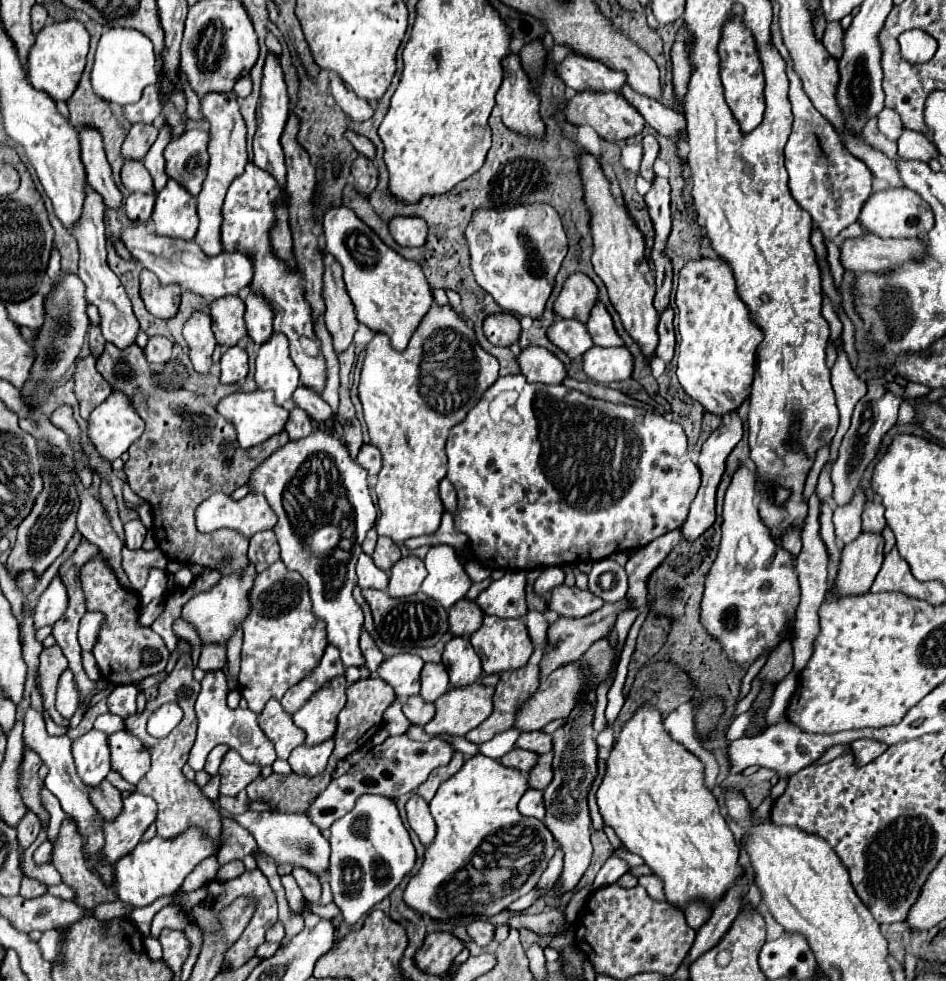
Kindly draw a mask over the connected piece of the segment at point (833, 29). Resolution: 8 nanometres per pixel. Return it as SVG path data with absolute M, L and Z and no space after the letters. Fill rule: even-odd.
M839 21L827 23L825 33L823 33L823 45L827 47L827 51L829 51L835 59L841 57L841 51L843 51L843 27L841 27Z

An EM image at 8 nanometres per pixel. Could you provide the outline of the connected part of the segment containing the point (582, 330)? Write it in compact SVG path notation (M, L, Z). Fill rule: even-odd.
M559 319L555 325L547 331L547 337L563 349L571 359L583 355L589 347L593 347L591 335L587 333L587 327L581 321L571 319Z

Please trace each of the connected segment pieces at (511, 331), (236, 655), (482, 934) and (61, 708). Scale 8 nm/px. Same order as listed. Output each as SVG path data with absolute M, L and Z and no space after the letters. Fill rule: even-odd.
M499 313L499 315L489 315L485 319L485 337L499 347L509 347L519 341L521 335L521 325L519 319L511 313Z
M241 629L235 631L235 637L229 639L227 645L227 659L229 659L229 677L233 681L237 681L239 675L239 663L241 663Z
M475 919L467 925L467 933L471 935L471 939L477 945L487 945L493 939L493 929L495 927L489 921L483 921L483 919Z
M71 669L63 671L63 677L59 677L59 687L57 687L57 711L65 717L71 719L73 713L77 711L77 689L73 685L73 673Z

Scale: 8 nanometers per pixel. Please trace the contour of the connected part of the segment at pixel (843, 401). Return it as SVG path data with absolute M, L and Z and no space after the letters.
M839 337L835 341L837 345L837 361L831 369L831 383L833 383L833 391L837 395L837 407L839 407L839 429L833 437L833 447L831 447L831 457L829 461L835 461L837 459L837 449L841 445L841 439L843 435L847 433L849 429L849 421L851 421L851 413L853 413L853 407L855 403L867 393L867 383L861 381L853 369L851 369L851 363L847 359L847 353L843 349L843 337Z

